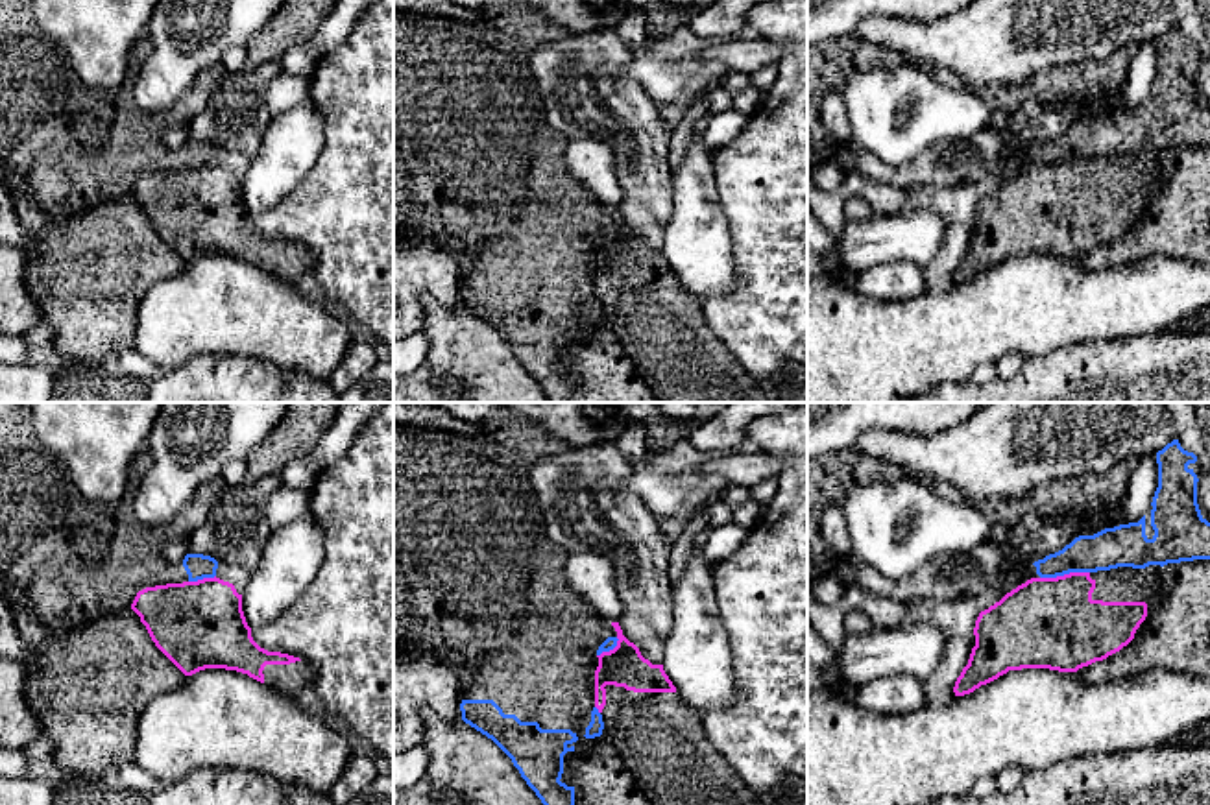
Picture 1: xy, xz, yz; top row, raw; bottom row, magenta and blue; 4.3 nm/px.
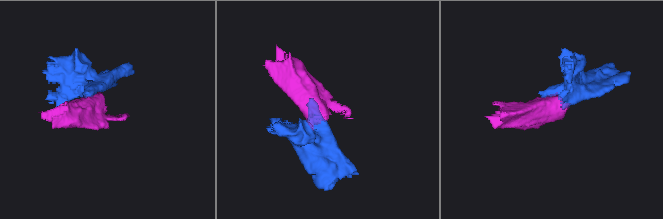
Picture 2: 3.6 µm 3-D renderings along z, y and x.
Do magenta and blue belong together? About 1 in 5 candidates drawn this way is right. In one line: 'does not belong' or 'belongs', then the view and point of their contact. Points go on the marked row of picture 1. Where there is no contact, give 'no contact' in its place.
does not belong; meets magenta in yz at (1064, 575)

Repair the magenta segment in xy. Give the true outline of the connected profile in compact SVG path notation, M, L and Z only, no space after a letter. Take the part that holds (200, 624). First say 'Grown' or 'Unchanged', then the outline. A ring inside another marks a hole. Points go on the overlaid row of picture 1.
Grown. M216 576L146 587L137 593L131 609L140 617L155 646L185 676L205 668L236 670L292 698L314 685L316 670L309 663L288 654L268 652L253 641L242 611L242 595L233 583Z

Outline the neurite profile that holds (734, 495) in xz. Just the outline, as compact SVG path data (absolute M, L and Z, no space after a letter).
M722 482L722 500L735 510L750 499L750 489L744 484Z

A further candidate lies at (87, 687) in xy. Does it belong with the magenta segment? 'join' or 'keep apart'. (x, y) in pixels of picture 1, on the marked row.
keep apart

